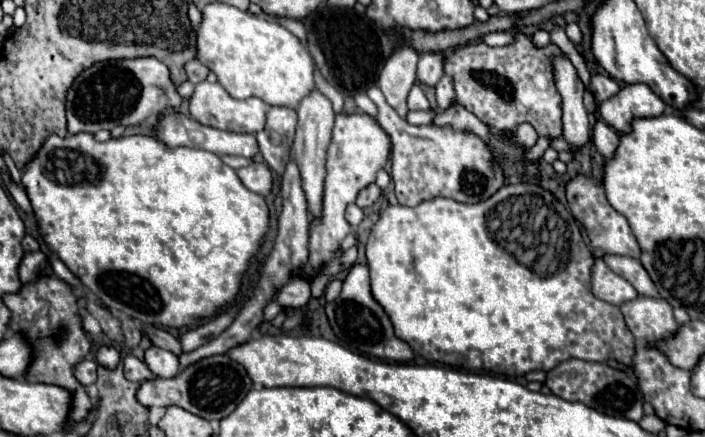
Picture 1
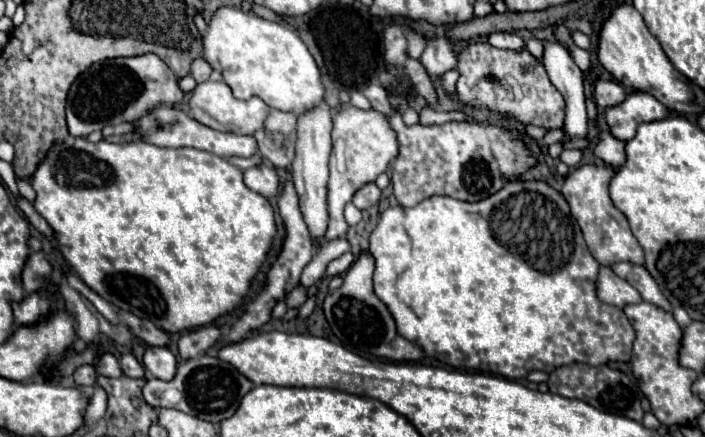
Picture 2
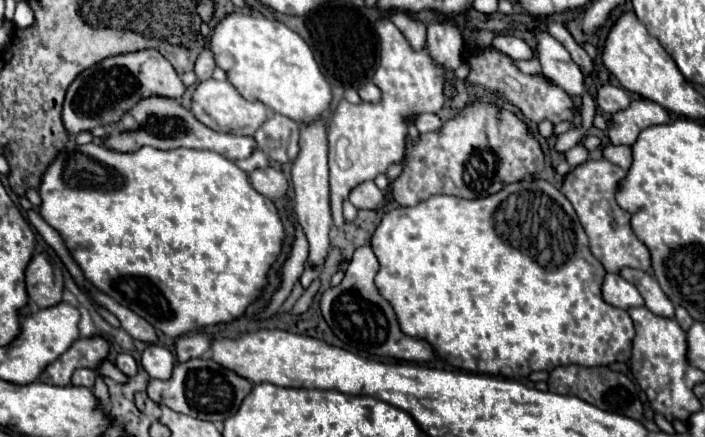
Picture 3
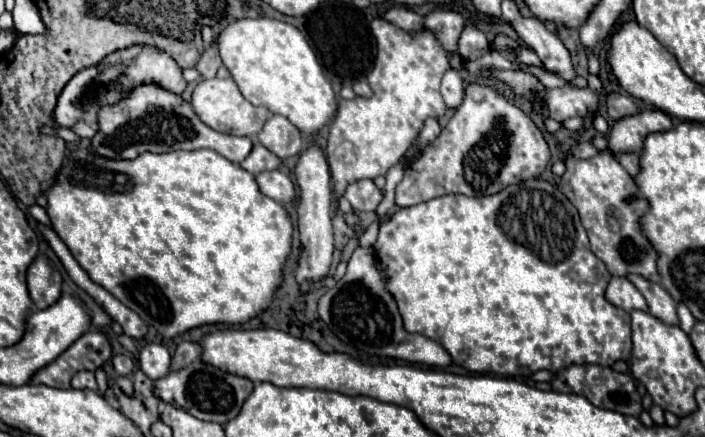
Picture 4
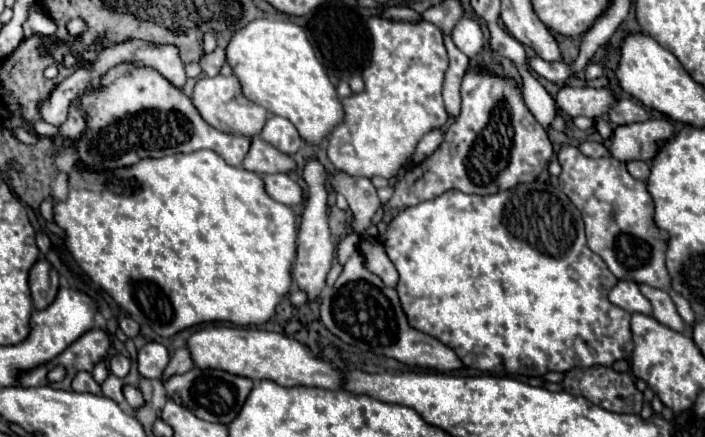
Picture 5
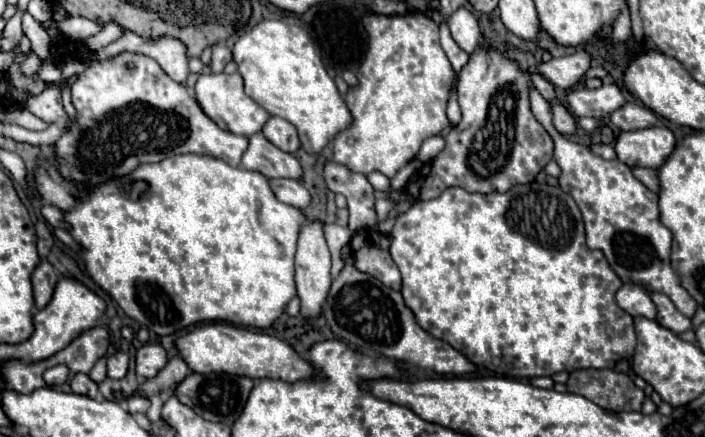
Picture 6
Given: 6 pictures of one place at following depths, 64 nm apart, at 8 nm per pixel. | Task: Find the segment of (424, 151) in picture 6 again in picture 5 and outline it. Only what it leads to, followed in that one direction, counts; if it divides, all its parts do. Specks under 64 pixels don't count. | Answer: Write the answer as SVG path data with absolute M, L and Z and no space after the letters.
M438 130L438 132L428 132L420 142L418 142L418 146L416 146L416 152L414 152L414 156L412 156L412 162L416 162L416 164L420 164L424 158L428 158L438 146L442 144L442 132Z

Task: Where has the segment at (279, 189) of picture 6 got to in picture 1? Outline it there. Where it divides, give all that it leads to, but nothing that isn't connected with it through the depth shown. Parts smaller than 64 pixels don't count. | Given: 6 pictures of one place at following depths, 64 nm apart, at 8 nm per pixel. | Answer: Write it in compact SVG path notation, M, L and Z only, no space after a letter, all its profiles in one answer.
M254 162L246 168L240 168L238 170L238 176L242 180L242 184L260 194L260 196L268 196L272 192L272 186L274 186L274 178L272 178L272 172L270 168L264 164L264 162Z

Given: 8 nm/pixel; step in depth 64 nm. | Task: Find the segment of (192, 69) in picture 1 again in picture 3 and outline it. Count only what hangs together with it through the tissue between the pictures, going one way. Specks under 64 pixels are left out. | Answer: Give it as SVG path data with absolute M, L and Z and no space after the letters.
M208 48L202 50L202 54L200 54L198 60L196 60L196 68L194 68L198 80L208 80L208 78L212 78L214 68L216 68L216 62L214 62L212 52L210 52Z

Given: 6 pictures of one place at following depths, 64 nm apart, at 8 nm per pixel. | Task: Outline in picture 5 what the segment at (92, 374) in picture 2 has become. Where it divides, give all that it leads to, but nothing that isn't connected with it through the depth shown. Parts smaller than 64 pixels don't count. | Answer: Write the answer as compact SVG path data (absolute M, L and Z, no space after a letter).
M78 372L76 378L72 380L72 390L74 392L90 392L90 394L102 394L100 386L96 384L96 380L92 378L92 374L88 372Z

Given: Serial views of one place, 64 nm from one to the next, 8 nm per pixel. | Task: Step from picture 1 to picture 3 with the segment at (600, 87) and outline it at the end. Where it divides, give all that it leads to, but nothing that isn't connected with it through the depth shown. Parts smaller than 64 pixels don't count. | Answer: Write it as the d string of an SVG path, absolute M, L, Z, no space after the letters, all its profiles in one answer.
M606 84L606 86L602 86L602 88L598 90L596 102L598 102L598 106L600 106L606 114L616 114L616 112L628 108L628 104L630 104L630 94L628 94L626 90L622 90L622 88L616 88L616 86Z

